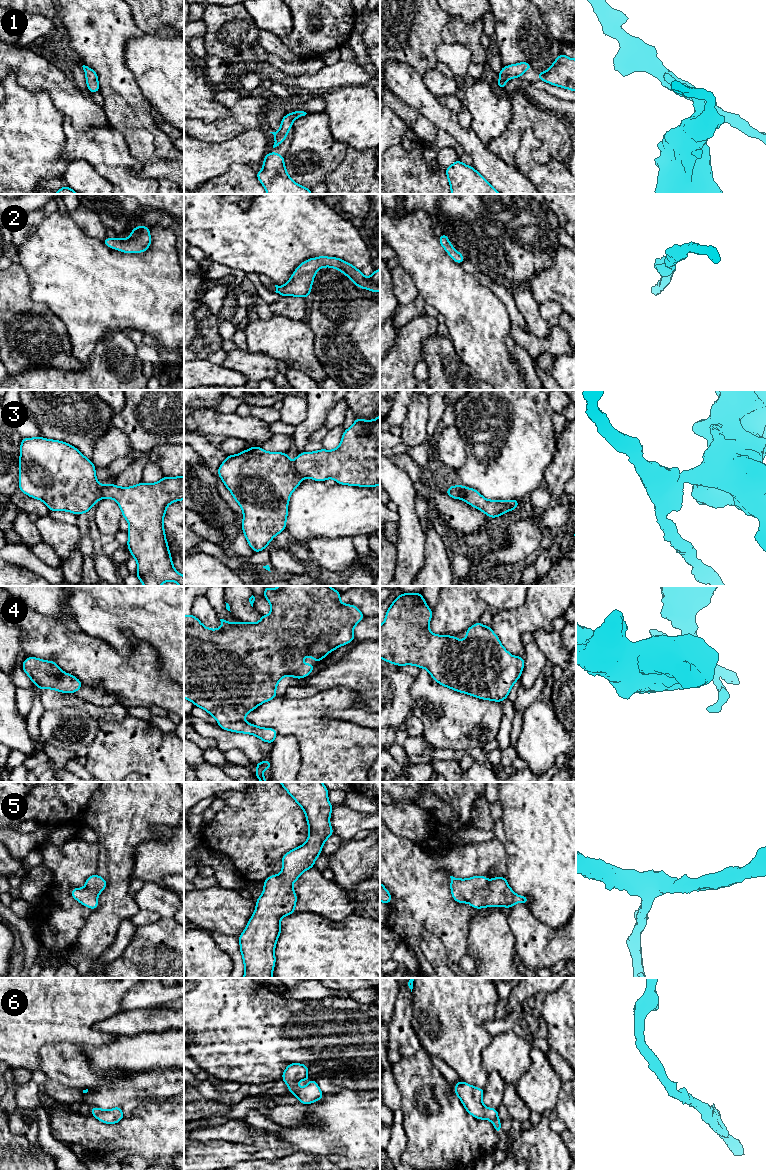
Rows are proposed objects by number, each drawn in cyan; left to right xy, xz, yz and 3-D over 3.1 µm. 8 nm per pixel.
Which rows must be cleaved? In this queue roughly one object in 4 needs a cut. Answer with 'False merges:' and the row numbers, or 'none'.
False merges: 3

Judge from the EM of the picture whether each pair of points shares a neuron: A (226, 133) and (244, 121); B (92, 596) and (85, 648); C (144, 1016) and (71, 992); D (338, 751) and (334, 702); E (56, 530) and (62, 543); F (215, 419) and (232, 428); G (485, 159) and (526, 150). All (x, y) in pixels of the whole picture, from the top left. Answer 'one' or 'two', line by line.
A: one
B: two
C: two
D: one
E: one
F: one
G: two

